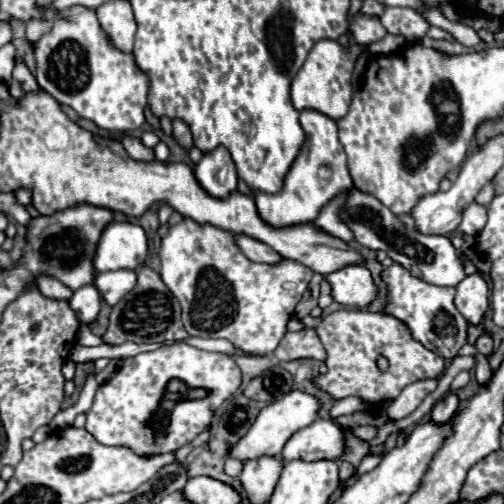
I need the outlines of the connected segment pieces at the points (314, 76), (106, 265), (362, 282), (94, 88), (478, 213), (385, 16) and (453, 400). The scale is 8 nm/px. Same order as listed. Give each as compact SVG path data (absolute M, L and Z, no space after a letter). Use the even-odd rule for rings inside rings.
M320 40L308 54L304 66L292 80L292 104L296 110L316 110L332 120L340 120L348 114L350 102L352 102L352 70L358 56L364 52L367 47L350 45L347 49L342 48L336 40Z
M110 222L98 240L94 254L96 272L106 270L134 270L148 254L146 234L132 222Z
M350 264L324 276L332 288L332 298L344 306L368 306L376 296L376 286L364 266Z
M72 6L56 14L56 22L50 34L42 36L34 44L36 58L36 80L42 90L46 90L60 104L66 104L78 112L78 116L92 120L96 126L110 132L130 132L144 124L144 108L148 96L148 78L136 68L134 56L116 50L100 28L94 10L84 6Z
M472 202L462 214L462 222L460 222L458 230L462 234L474 236L484 228L484 224L486 224L486 208L482 204L478 204L478 202Z
M386 8L380 16L382 24L390 34L400 34L406 38L424 38L428 22L410 8Z
M448 394L444 400L436 402L436 406L432 408L430 412L430 418L434 424L446 424L452 414L456 412L456 406L458 406L458 396L456 394Z

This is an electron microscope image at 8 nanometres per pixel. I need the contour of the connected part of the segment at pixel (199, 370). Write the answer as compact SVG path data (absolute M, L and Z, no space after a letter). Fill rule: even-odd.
M186 342L164 344L152 352L140 352L132 358L124 358L116 376L98 388L92 408L86 412L88 420L86 420L84 428L100 444L130 448L134 454L138 454L142 458L170 454L170 452L176 452L178 448L190 444L198 434L202 434L210 426L212 414L226 398L230 398L238 390L240 380L242 380L242 372L228 354L204 352ZM198 388L206 390L206 396L190 398L190 392L198 390Z

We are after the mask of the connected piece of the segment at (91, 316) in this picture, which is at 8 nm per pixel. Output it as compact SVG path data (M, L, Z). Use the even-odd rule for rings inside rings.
M86 284L78 290L74 290L68 304L72 304L72 310L76 312L80 322L90 324L96 320L96 316L100 312L100 292L92 284Z

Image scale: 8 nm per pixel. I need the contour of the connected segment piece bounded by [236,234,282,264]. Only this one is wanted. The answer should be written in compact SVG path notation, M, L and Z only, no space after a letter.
M238 234L236 236L236 246L244 252L246 258L250 258L252 262L266 262L266 264L274 264L276 260L280 260L282 256L278 252L274 252L270 246L266 246L264 242L250 238L246 234Z

